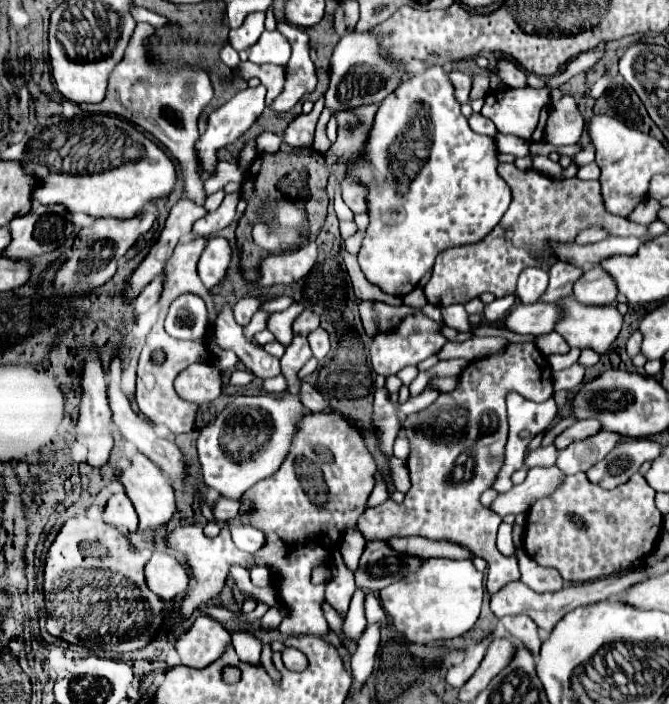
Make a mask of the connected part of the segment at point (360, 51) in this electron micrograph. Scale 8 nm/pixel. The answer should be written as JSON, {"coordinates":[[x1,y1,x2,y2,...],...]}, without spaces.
{"coordinates":[[369,32,363,34,347,34,345,38,339,40,339,44,333,50,331,56,331,70,329,70,329,88,325,92,325,108,329,108,333,114,357,108,363,104,379,104,389,92,393,92,399,84,401,72,399,64,387,60,381,56,377,48,375,36]]}

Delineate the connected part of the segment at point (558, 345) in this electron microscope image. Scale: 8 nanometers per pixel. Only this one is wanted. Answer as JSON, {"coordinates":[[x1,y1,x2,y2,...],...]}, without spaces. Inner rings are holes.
{"coordinates":[[555,331,549,332,549,336,535,336,535,344,537,350,541,350,545,356,569,352,569,344,565,344,565,340]]}

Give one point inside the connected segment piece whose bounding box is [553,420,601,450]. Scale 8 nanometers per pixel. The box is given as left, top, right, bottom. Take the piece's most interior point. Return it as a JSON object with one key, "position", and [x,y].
{"position":[585,428]}

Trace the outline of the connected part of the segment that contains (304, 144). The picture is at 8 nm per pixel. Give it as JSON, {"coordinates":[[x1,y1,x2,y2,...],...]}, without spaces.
{"coordinates":[[324,96,319,99,319,102,314,103,313,110,309,114,301,114,297,116,287,130,283,132,285,142,289,146,299,146,299,148,311,148,313,144,313,134,315,134,315,124,319,120,319,114,324,109]]}

